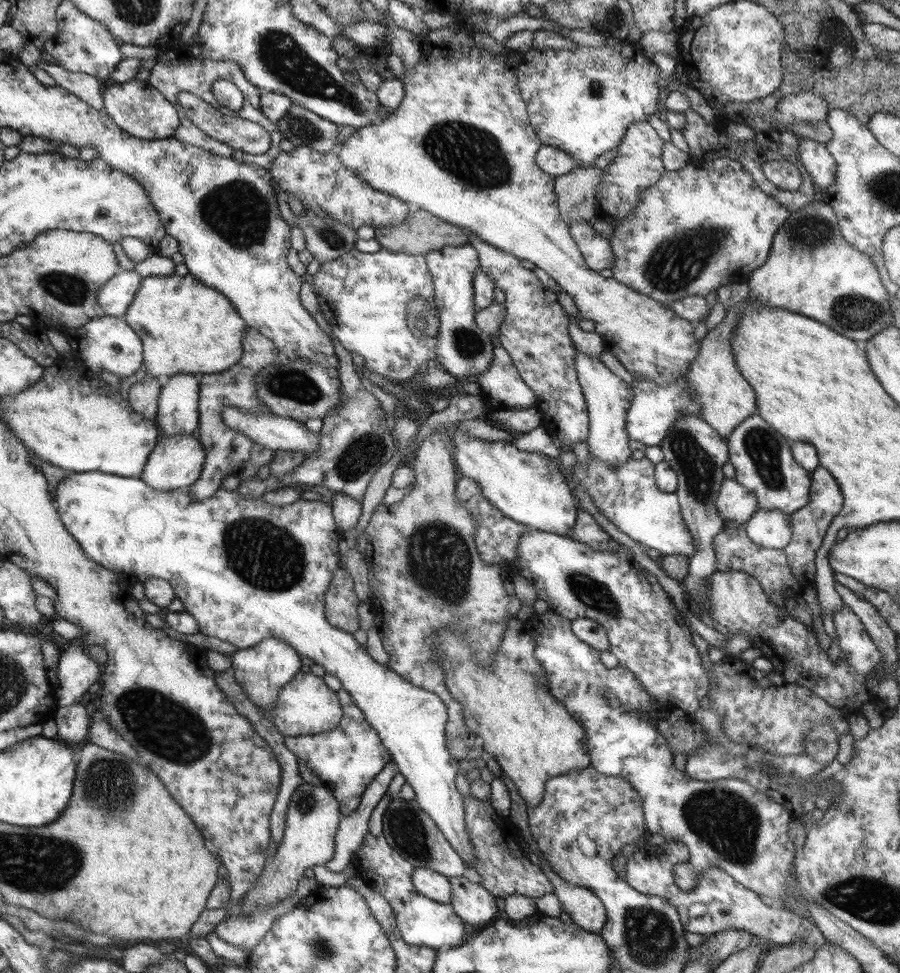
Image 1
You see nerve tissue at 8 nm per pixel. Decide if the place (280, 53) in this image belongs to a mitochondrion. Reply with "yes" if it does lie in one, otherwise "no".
yes

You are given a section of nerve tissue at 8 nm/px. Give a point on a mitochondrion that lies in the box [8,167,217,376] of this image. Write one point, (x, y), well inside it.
(69, 290)

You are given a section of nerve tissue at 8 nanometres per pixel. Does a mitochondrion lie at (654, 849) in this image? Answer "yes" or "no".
no

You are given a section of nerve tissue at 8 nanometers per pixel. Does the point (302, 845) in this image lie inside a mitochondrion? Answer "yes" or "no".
no

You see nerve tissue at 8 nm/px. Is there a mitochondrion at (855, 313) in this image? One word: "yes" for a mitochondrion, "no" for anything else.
yes

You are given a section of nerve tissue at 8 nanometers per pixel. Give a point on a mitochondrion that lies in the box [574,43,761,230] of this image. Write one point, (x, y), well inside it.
(595, 88)

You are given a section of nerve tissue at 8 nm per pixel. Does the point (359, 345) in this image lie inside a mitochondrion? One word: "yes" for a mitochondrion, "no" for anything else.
no

